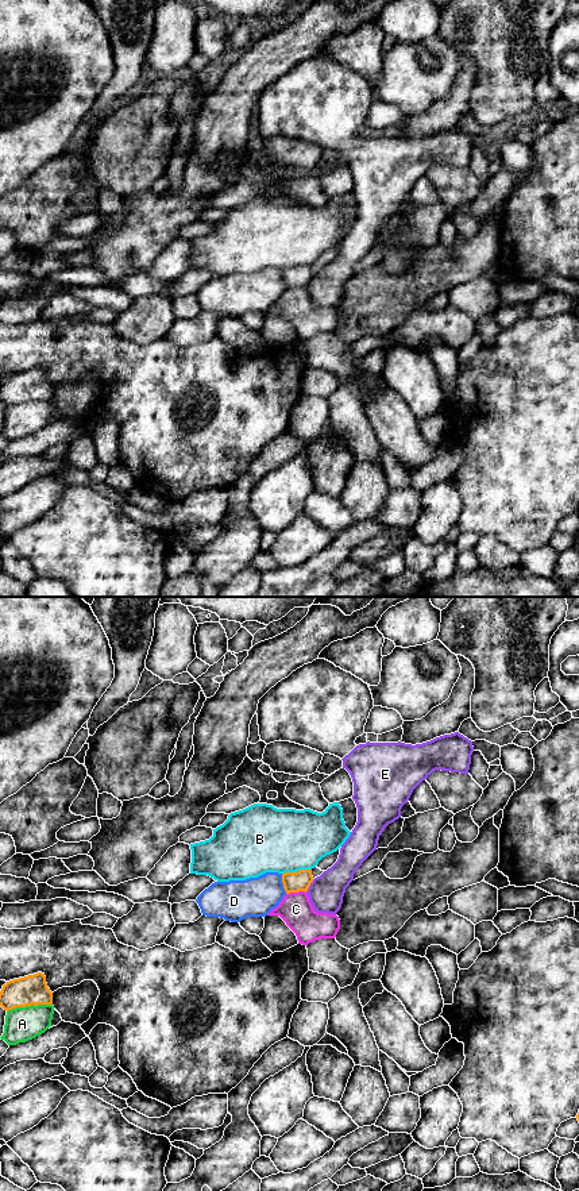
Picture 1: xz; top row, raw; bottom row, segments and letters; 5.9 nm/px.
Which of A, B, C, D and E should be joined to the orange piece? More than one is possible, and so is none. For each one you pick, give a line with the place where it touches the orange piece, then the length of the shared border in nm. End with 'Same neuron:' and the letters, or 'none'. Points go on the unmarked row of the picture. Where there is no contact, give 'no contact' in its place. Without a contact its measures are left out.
Same neuron: none

